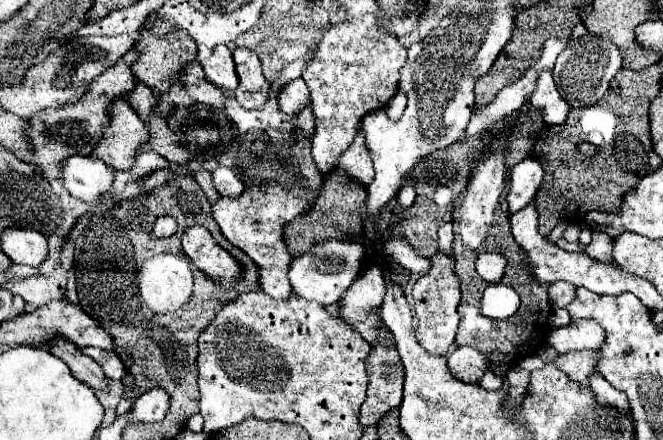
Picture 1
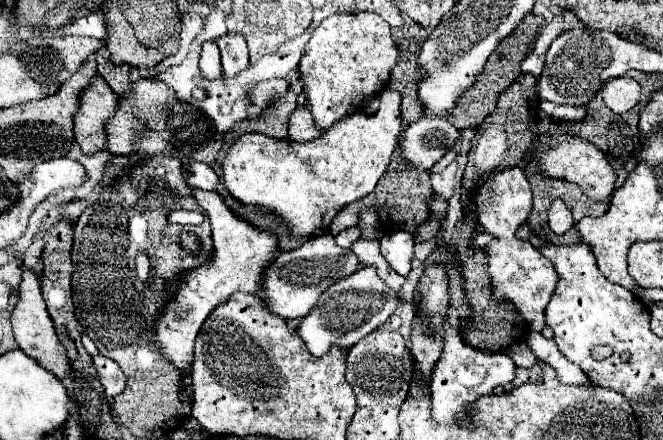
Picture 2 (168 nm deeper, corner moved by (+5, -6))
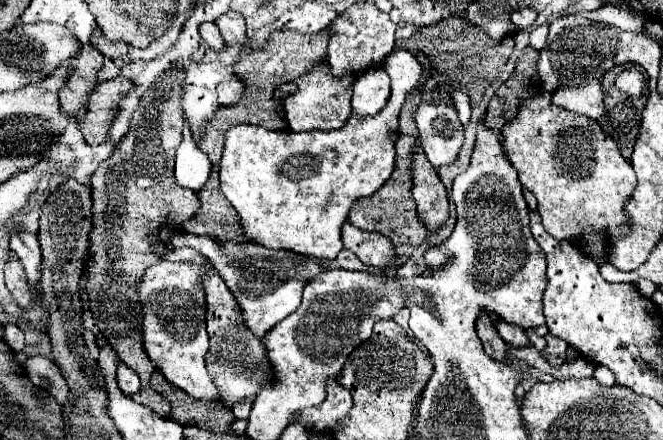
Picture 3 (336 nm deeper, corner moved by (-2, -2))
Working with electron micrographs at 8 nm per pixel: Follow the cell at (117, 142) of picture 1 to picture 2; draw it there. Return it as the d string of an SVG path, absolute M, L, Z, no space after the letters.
M95 76L87 90L79 94L79 108L73 116L73 132L85 154L95 154L105 148L105 122L113 116L117 96L109 84Z

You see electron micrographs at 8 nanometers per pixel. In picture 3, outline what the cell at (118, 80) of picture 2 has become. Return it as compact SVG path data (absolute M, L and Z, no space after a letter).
M96 28L96 34L94 34L94 38L90 42L108 60L116 60L116 58L128 56L128 44L124 44L124 42L110 42L108 38L104 38L104 34L98 28Z

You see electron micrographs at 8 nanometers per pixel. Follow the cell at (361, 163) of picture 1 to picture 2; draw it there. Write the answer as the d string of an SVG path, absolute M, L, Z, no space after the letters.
M385 88L381 92L379 112L375 112L373 116L367 116L361 112L343 116L343 120L337 120L323 136L309 140L309 142L275 140L259 132L243 134L231 144L221 164L223 184L229 190L229 194L241 204L279 218L289 228L289 234L295 238L303 238L303 236L313 238L313 236L329 234L333 216L341 212L347 204L371 194L379 178L385 174L391 162L391 154L401 134L401 110L399 108L401 108L399 92Z

